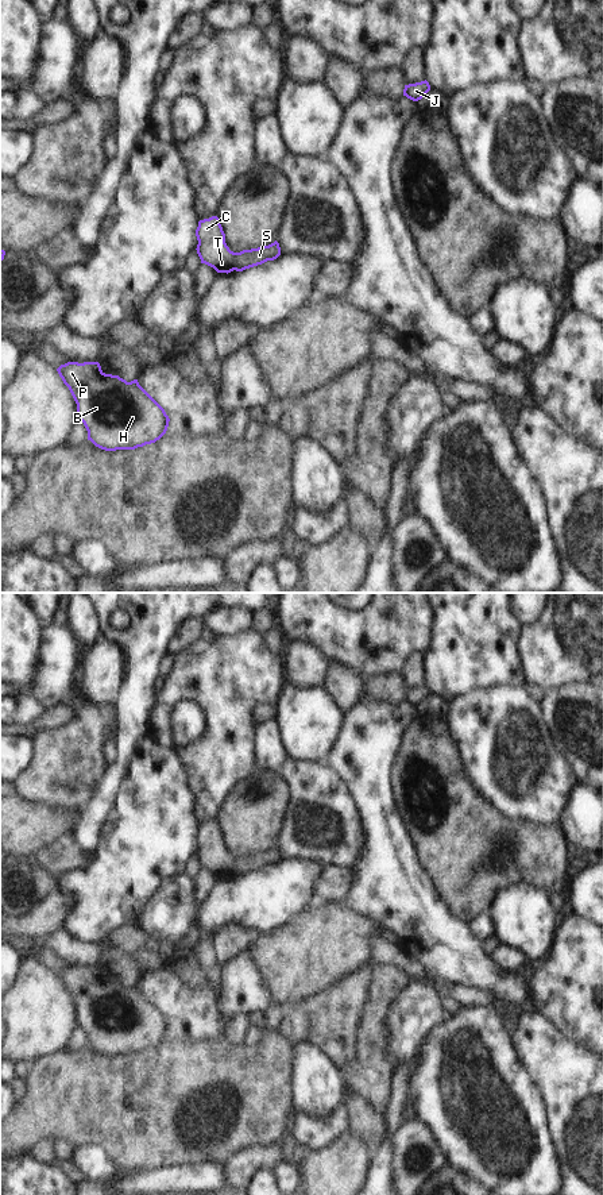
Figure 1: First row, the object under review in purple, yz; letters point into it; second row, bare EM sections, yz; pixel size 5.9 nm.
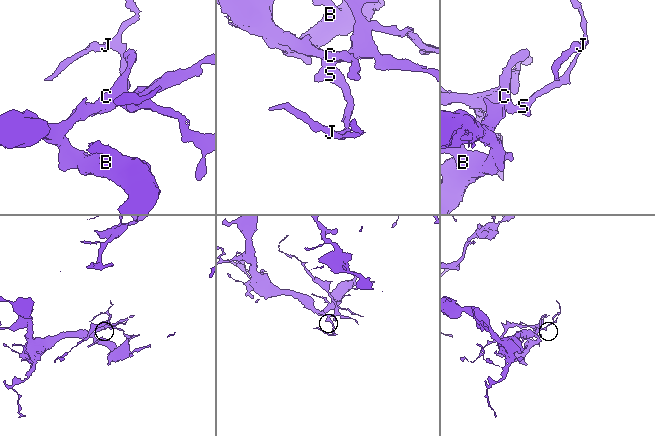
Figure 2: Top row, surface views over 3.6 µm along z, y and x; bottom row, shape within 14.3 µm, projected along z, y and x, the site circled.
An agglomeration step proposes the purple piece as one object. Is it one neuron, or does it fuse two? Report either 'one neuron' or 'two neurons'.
one neuron

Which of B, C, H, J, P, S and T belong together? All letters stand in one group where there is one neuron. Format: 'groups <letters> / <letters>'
groups B C H J P S T

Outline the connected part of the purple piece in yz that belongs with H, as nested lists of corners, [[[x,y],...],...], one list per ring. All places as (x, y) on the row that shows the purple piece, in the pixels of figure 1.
[[[67,362],[57,369],[76,404],[88,440],[105,451],[135,450],[167,431],[165,409],[139,385],[105,374],[98,362]]]

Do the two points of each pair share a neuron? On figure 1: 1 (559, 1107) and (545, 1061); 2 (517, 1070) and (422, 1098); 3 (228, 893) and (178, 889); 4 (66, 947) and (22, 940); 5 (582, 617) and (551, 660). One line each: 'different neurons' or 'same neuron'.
1: same neuron
2: same neuron
3: different neurons
4: same neuron
5: same neuron

